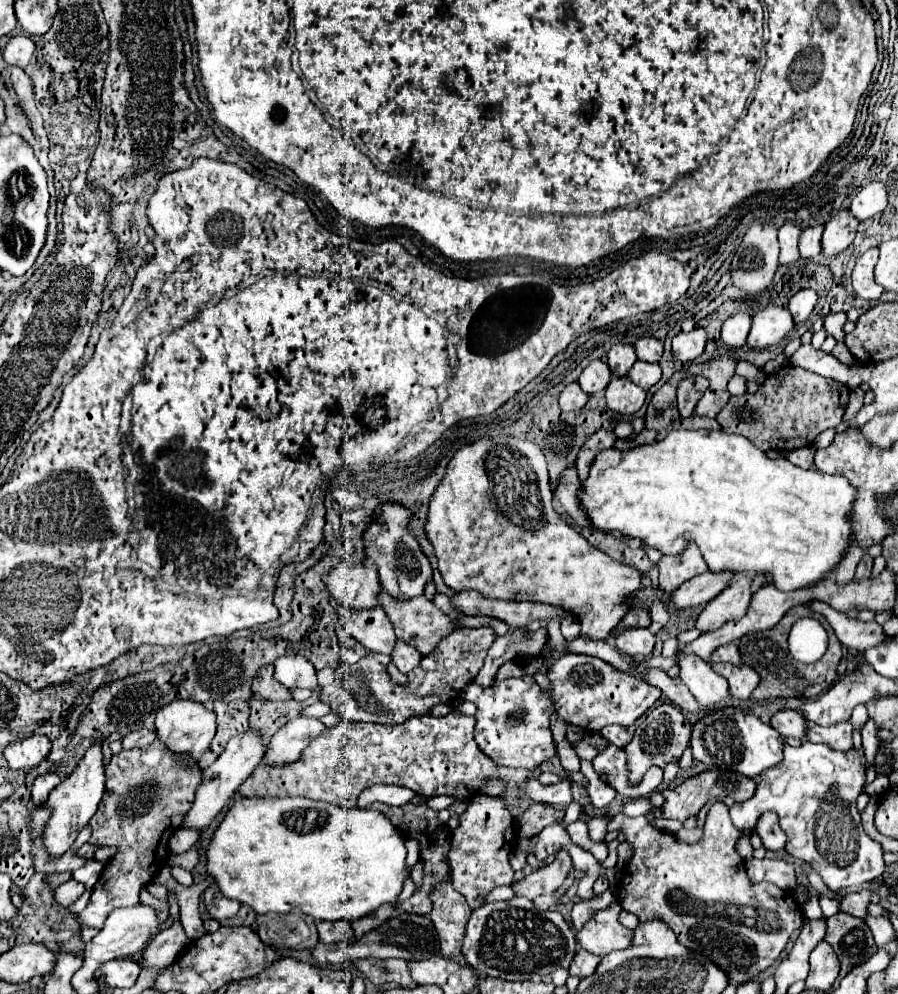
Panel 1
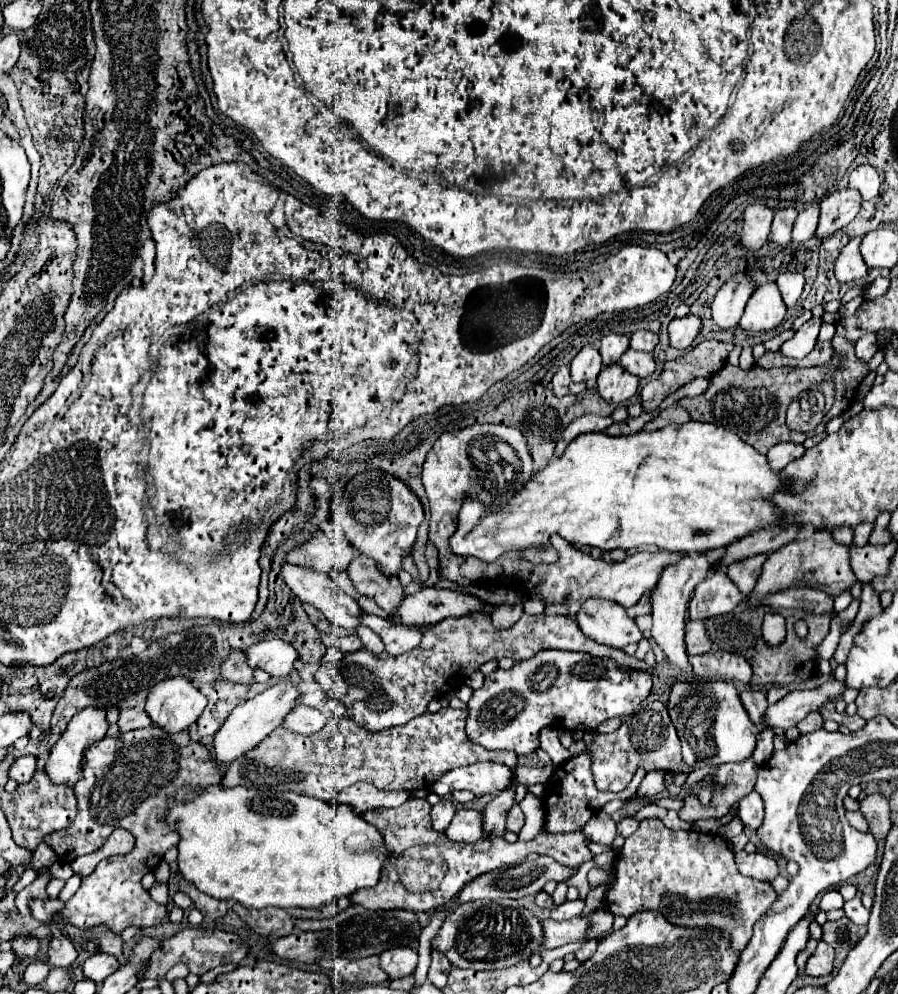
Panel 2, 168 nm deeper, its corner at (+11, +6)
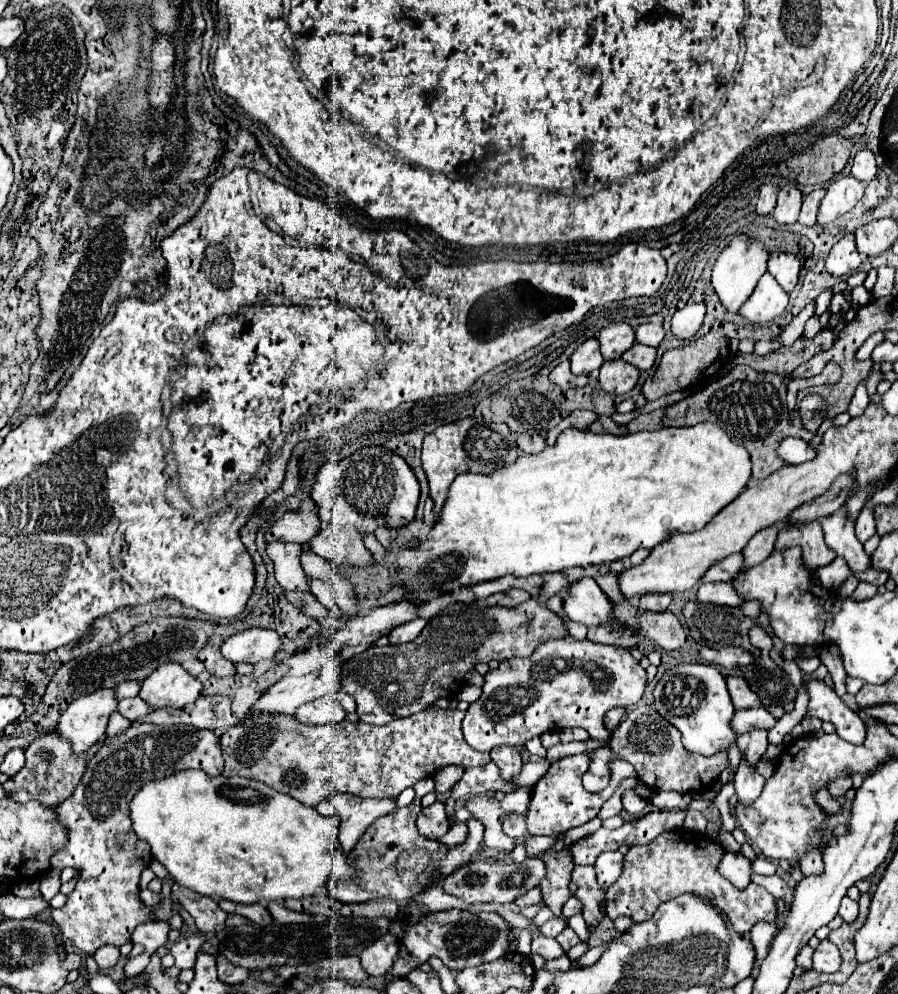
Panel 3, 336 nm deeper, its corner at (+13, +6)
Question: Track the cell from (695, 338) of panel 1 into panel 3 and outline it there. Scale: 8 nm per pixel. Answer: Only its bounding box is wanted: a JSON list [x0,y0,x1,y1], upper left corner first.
[671,304,705,340]

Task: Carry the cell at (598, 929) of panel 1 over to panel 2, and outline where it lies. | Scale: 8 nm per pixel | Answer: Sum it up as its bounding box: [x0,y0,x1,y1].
[541,916,589,948]

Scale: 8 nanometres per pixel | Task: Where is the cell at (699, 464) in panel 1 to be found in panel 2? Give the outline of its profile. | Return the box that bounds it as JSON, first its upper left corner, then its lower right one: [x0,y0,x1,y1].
[449,422,781,564]

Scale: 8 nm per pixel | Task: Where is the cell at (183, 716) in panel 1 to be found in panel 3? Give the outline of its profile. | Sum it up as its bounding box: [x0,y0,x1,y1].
[139,664,201,710]

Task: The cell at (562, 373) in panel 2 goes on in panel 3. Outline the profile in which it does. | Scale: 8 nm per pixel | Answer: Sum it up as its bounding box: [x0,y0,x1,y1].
[549,360,579,390]

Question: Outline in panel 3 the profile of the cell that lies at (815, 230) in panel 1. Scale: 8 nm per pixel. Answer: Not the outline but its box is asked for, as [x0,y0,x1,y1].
[799,188,825,226]

